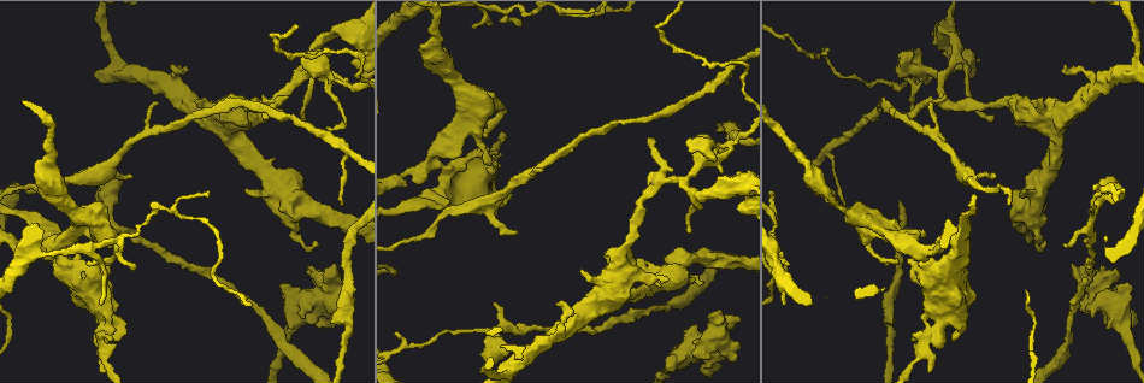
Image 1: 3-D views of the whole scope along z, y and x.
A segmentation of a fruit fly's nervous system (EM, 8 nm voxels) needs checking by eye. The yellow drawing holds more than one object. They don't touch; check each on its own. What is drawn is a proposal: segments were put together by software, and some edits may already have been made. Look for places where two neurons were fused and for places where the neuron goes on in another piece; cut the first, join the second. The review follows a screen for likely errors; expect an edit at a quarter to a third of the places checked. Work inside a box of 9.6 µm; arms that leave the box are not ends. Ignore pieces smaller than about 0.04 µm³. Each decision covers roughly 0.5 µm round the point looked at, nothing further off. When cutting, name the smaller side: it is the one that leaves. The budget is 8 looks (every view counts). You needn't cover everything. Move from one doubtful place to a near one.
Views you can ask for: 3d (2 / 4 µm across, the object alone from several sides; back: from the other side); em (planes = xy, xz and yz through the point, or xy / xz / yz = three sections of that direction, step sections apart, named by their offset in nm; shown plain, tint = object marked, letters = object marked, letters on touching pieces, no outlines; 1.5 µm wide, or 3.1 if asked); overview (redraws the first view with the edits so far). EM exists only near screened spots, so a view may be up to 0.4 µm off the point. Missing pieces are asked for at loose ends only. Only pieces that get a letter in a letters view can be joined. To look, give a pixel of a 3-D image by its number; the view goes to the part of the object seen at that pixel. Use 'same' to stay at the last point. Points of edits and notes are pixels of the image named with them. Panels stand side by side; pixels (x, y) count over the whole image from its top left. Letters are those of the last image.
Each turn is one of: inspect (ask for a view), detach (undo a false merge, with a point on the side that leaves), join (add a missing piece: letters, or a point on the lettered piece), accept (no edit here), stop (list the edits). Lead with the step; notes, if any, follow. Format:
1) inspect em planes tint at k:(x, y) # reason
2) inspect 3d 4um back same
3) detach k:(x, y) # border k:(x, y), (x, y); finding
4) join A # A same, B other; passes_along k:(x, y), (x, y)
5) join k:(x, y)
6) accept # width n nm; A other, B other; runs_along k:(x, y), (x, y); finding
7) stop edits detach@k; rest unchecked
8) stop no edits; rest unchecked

inspect 3d 2um at 1:(85, 263) # free end

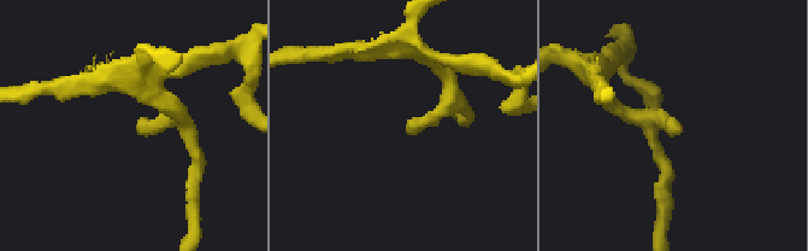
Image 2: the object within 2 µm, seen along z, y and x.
inspect em xy step 4 tint at 2:(138, 133)

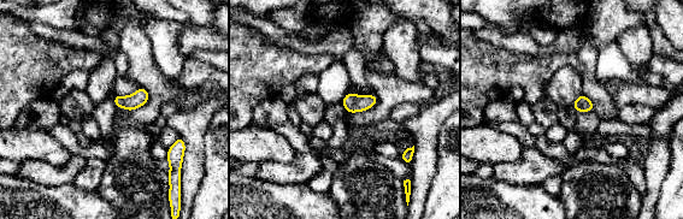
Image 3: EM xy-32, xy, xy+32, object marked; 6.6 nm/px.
inspect em planes letters same # cut it another way

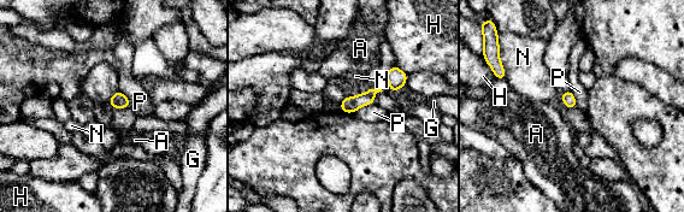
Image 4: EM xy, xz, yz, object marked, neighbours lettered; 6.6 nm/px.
accept # longest_contact P 160 nm; A other, G other, H other, N other, P other; border 4:(373, 102), (359, 107), (353, 113); no lettered piece goes on from it

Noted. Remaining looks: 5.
inspect em planes letters at 1:(690, 232) # tapers out

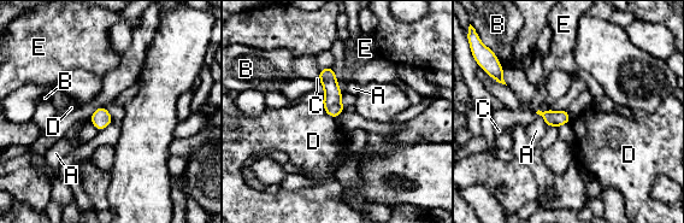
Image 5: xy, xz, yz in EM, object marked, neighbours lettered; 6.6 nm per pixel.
accept # A other, B other, C other, D other, E other; border 5:(324, 112), (334, 118); none of them fits

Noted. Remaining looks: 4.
inspect em yz step 8 letters at 1:(1066, 247) # free end

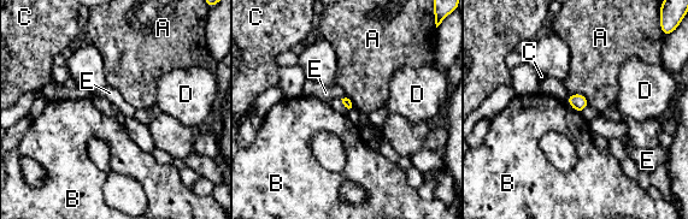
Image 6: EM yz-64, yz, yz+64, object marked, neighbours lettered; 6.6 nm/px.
accept # A other, B other, C other, D other, E other; none of them fits

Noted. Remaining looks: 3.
inspect em planes letters at 1:(155, 103) # free end

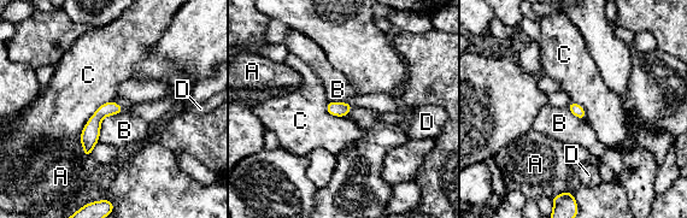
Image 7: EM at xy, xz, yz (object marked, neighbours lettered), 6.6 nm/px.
accept # A other, B other, C other, D other; runs_along 7:(111, 104), (95, 119), (86, 153); none of them fits

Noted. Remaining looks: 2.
stop no edits; rest unchecked

